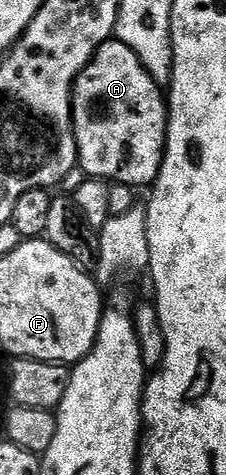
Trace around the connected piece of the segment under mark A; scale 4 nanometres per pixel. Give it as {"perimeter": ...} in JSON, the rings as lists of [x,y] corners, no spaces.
{"perimeter":[[[113,37],[109,42],[103,43],[101,49],[97,49],[89,65],[85,65],[71,87],[71,121],[77,141],[78,166],[85,169],[88,177],[104,181],[118,180],[120,184],[134,189],[147,189],[154,184],[163,164],[163,151],[167,148],[169,118],[164,92],[162,95],[159,91],[162,91],[160,84],[149,77],[137,53],[133,53],[129,45]]]}

